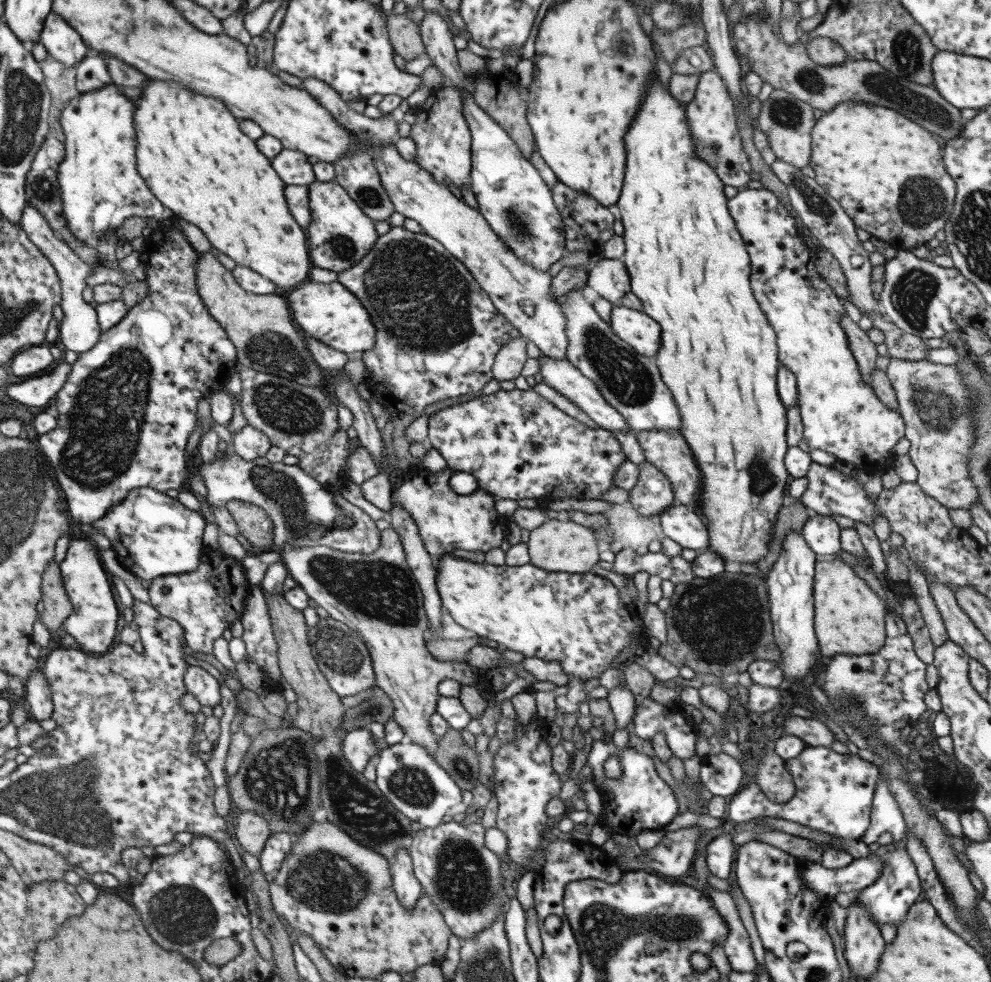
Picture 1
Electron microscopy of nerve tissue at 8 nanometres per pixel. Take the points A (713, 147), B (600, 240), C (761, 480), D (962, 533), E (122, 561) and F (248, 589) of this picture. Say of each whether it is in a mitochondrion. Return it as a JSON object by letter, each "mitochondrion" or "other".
{"A":"mitochondrion","B":"other","C":"mitochondrion","D":"other","E":"other","F":"other"}

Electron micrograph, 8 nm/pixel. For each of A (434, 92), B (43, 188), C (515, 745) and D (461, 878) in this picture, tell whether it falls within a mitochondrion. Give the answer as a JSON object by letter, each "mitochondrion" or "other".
{"A":"other","B":"mitochondrion","C":"other","D":"mitochondrion"}

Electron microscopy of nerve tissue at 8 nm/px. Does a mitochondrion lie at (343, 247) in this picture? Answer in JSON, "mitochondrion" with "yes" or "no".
{"mitochondrion":"yes"}

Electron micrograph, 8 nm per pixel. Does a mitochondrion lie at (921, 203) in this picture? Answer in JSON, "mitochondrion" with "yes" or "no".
{"mitochondrion":"yes"}

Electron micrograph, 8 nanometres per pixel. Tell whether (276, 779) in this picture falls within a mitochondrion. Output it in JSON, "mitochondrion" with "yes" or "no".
{"mitochondrion":"yes"}

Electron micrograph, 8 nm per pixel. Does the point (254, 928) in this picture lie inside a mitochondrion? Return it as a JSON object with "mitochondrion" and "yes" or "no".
{"mitochondrion":"no"}

